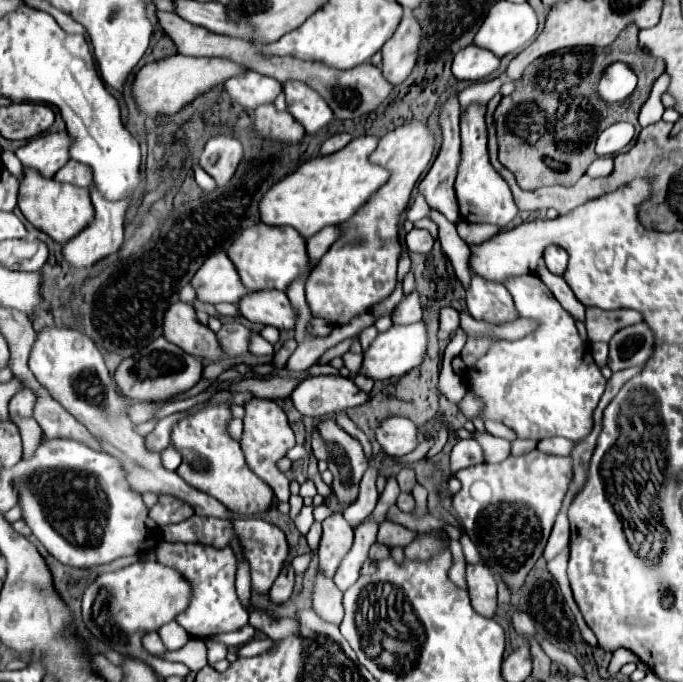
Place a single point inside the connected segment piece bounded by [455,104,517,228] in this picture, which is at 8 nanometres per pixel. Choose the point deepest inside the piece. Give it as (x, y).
(484, 196)

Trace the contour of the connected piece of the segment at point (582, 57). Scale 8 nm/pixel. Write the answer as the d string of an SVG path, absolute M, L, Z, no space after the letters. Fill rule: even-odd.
M629 24L617 40L605 48L579 46L565 48L547 56L541 56L531 66L527 66L523 78L511 96L501 100L495 122L499 140L499 160L509 168L517 184L523 190L535 190L539 186L573 186L587 170L587 166L597 158L595 140L597 136L615 122L631 122L639 128L637 116L641 106L651 94L653 82L663 74L665 62L649 56L637 42L639 28ZM613 60L625 62L637 76L639 84L635 92L625 98L625 102L607 104L597 92L599 72L603 72ZM547 158L563 164L563 170L547 166Z

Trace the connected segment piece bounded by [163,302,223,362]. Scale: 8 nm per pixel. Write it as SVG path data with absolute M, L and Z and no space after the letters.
M177 302L165 310L163 336L181 350L207 358L207 362L215 362L223 354L215 332L197 320L195 308L191 304Z

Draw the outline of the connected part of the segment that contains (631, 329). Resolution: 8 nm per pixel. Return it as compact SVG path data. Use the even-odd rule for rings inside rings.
M639 322L619 330L609 342L609 368L613 372L631 366L641 366L649 360L655 340L647 324Z

